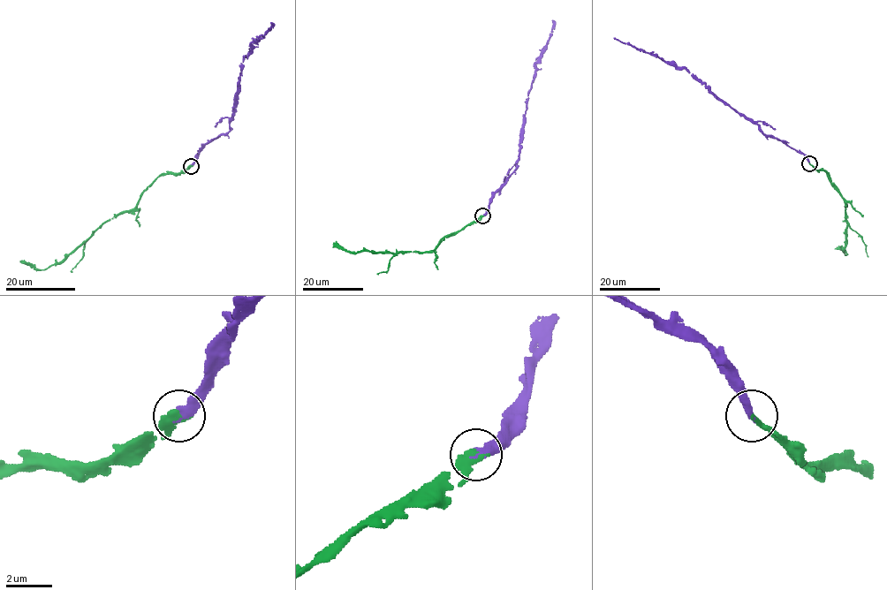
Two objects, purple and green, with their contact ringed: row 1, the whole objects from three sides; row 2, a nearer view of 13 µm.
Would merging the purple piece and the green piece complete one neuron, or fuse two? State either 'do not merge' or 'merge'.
merge

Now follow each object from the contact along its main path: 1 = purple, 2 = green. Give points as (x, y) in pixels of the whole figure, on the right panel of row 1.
1: (809, 163), (803, 154), (767, 136), (758, 125), (722, 102), (683, 68), (673, 66), (613, 37)
2: (809, 163), (815, 170), (826, 172), (829, 180), (845, 202), (845, 255), (837, 247)

